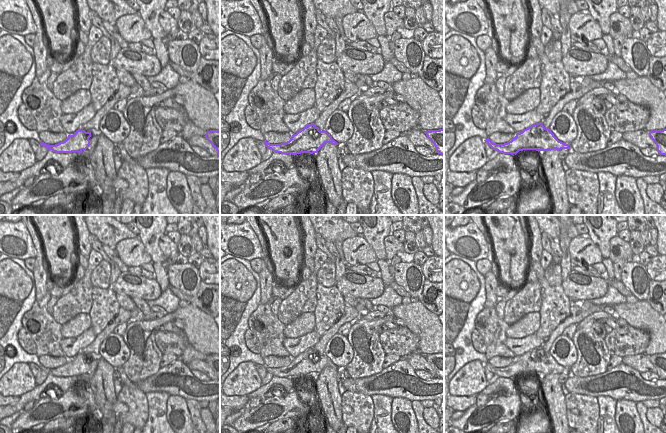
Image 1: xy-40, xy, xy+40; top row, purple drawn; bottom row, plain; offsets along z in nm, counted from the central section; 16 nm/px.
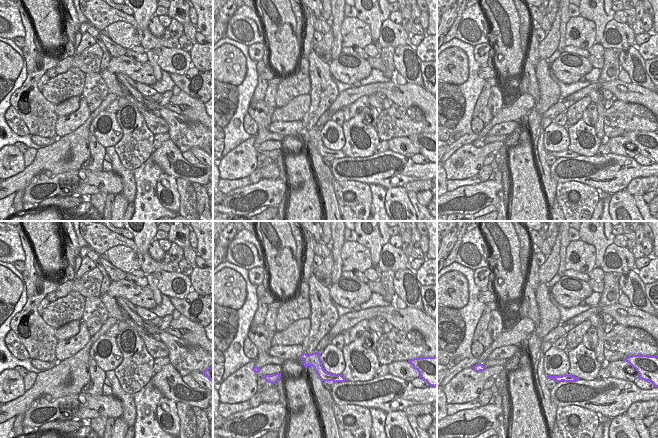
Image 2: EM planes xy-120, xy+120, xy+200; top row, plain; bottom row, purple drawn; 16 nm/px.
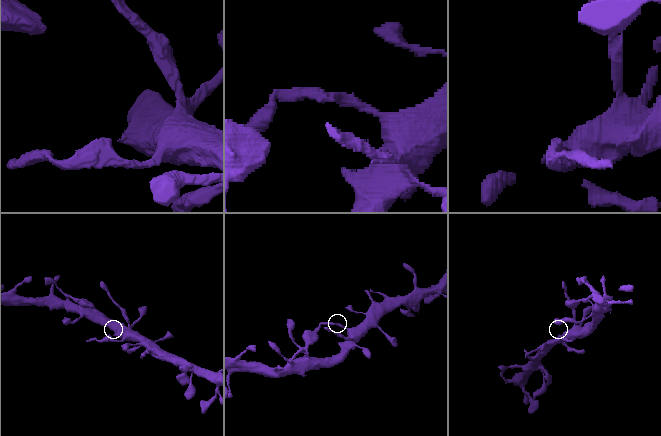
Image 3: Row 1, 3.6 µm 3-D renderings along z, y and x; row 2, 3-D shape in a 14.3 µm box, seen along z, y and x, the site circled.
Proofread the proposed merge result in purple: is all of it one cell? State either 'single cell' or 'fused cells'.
fused cells

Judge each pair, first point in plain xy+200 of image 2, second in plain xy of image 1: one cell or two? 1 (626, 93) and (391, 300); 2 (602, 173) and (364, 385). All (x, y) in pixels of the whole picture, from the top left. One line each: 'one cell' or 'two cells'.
1: two cells
2: one cell

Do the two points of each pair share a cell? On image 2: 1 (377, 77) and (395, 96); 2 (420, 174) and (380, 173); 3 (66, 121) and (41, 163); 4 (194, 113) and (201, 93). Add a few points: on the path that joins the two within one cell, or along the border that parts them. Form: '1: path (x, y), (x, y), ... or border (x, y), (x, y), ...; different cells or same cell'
1: border (393, 79), (387, 82), (372, 82), (361, 86); different cells
2: path (410, 173), (390, 173); same cell
3: border (82, 125), (61, 137); different cells
4: border (181, 90), (202, 103); different cells

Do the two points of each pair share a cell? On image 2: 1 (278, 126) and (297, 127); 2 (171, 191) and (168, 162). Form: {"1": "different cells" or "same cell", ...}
{"1": "same cell", "2": "different cells"}

